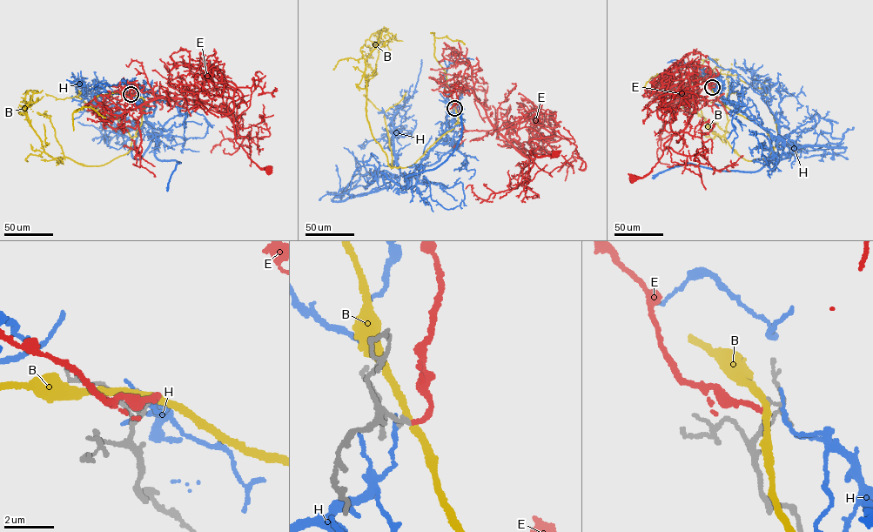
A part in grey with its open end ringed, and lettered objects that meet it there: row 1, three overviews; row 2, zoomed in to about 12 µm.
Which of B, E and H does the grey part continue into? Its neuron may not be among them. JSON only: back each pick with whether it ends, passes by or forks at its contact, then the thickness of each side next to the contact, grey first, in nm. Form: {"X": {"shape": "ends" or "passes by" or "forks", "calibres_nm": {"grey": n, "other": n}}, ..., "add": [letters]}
{"add": []}

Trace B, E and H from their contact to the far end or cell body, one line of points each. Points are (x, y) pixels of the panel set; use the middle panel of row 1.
B: (454, 108), (455, 126), (409, 166), (391, 168), (365, 110), (365, 61), (380, 31), (372, 57), (368, 53)
E: (454, 108), (466, 78), (475, 77), (476, 98), (516, 149), (527, 157), (532, 149), (540, 157), (556, 154)
H: (454, 108), (446, 117), (439, 143), (405, 188), (406, 177), (434, 170), (455, 149), (461, 131), (460, 106)

